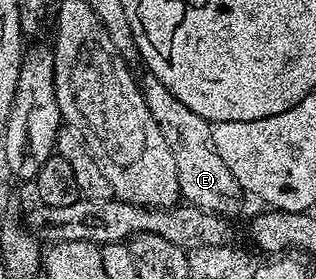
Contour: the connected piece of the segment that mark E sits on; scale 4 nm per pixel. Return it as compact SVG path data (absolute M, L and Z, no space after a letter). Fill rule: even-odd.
M146 73L143 76L140 90L148 105L148 113L152 113L152 121L156 121L160 133L164 133L164 141L168 141L172 158L176 160L179 196L191 207L199 207L223 217L234 217L244 200L244 192L236 177L232 177L228 165L220 161L220 153L216 153L212 145L210 120L200 117L200 113L192 113L192 109L176 98L155 75Z

